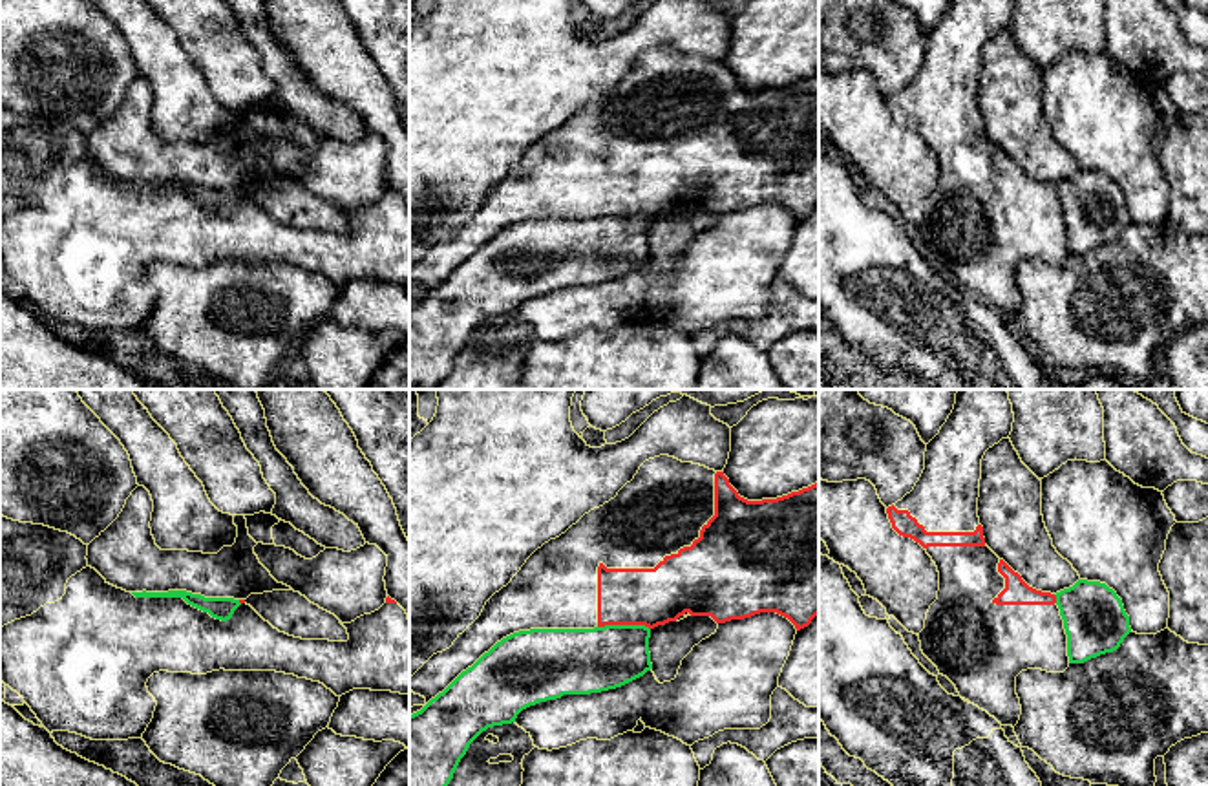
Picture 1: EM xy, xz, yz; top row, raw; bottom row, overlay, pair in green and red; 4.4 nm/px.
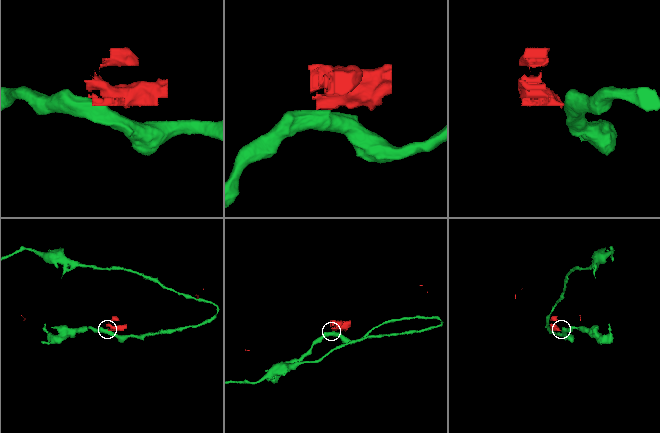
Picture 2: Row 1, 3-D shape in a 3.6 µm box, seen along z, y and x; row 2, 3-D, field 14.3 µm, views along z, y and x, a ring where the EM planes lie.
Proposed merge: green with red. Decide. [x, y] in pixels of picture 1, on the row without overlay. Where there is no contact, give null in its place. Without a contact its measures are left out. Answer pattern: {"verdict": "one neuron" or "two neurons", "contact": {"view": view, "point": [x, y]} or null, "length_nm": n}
{"verdict": "two neurons", "contact": {"view": "xz", "point": [624, 216]}, "length_nm": 240}

